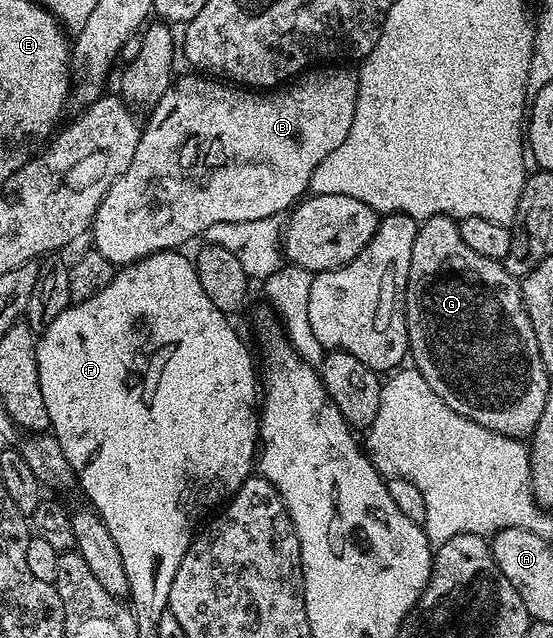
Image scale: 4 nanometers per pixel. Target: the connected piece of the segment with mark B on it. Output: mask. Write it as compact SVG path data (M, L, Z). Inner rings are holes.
M327 64L322 68L311 68L298 75L286 88L271 88L266 92L260 92L255 88L244 88L238 84L228 84L223 80L216 80L211 76L200 76L195 72L187 72L187 75L176 77L171 83L165 96L150 111L151 119L145 122L139 135L137 152L133 152L133 161L129 168L105 192L105 200L95 213L95 221L91 223L90 237L95 237L94 249L105 256L112 266L122 268L141 260L150 254L156 254L162 250L179 250L186 242L191 242L195 237L206 235L213 224L225 224L226 222L248 222L249 220L261 220L266 223L274 214L290 211L296 205L297 200L302 199L308 193L313 168L323 165L326 158L341 148L345 136L349 136L349 128L353 128L353 112L357 112L357 88L359 87L359 75L354 69L343 64Z

